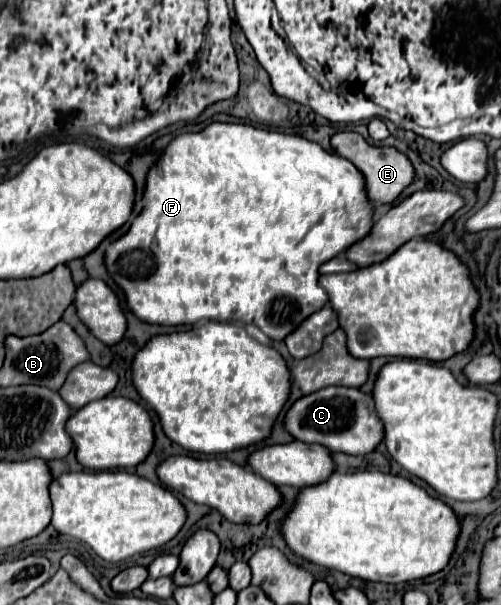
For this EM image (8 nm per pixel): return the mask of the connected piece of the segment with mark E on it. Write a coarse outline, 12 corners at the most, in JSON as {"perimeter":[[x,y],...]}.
{"perimeter":[[359,133],[331,145],[359,165],[371,203],[393,203],[415,177],[395,147],[369,145]]}

